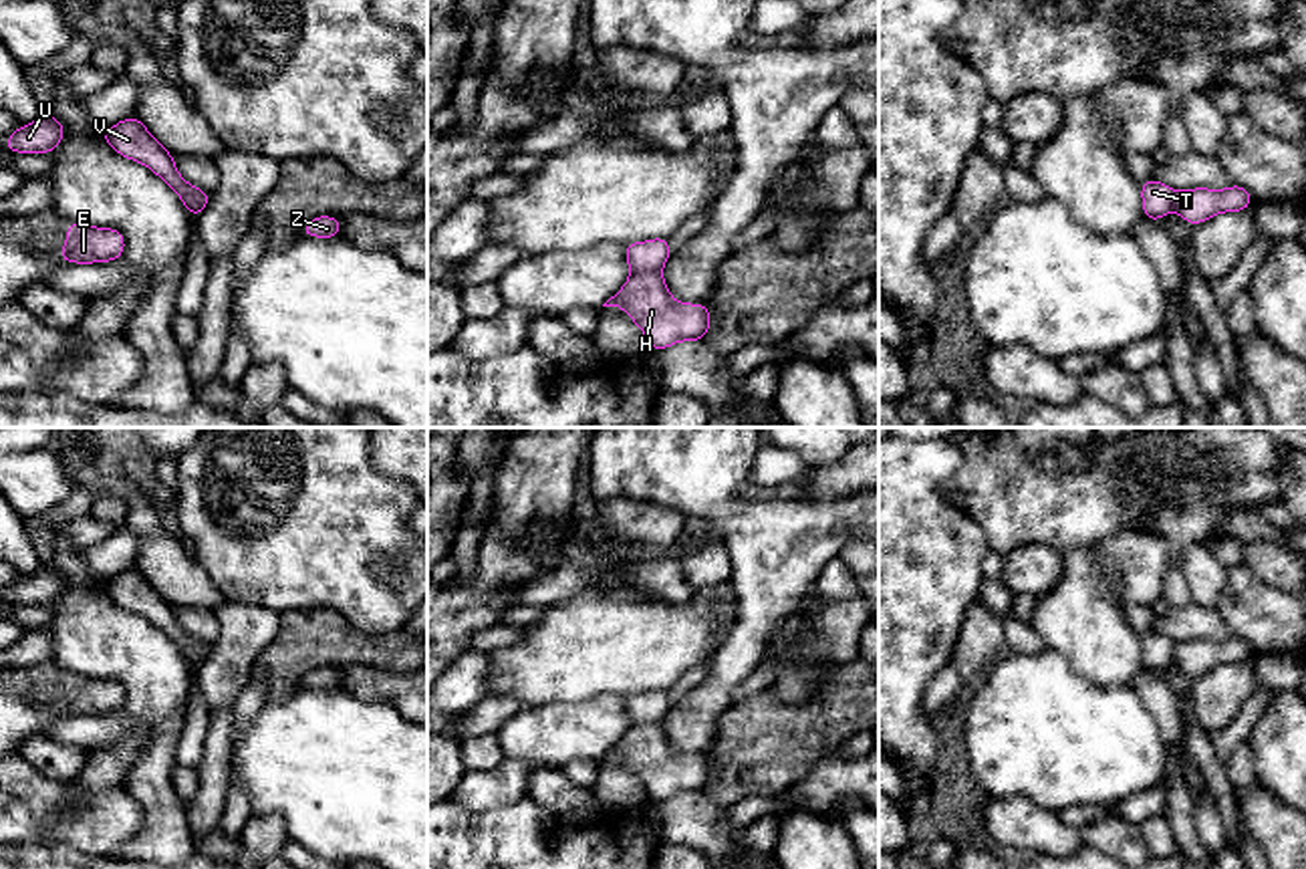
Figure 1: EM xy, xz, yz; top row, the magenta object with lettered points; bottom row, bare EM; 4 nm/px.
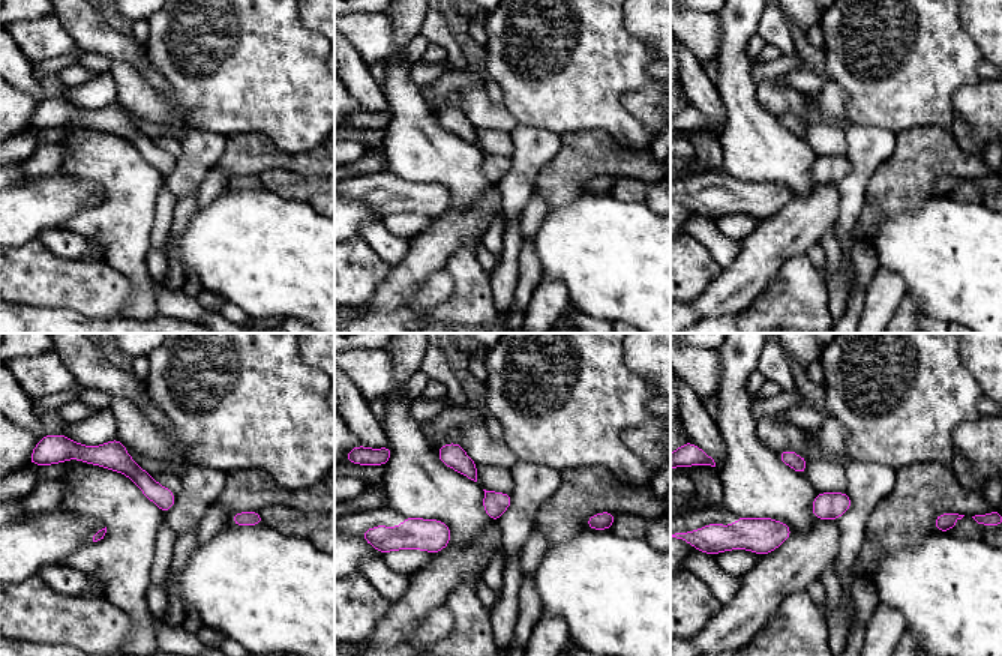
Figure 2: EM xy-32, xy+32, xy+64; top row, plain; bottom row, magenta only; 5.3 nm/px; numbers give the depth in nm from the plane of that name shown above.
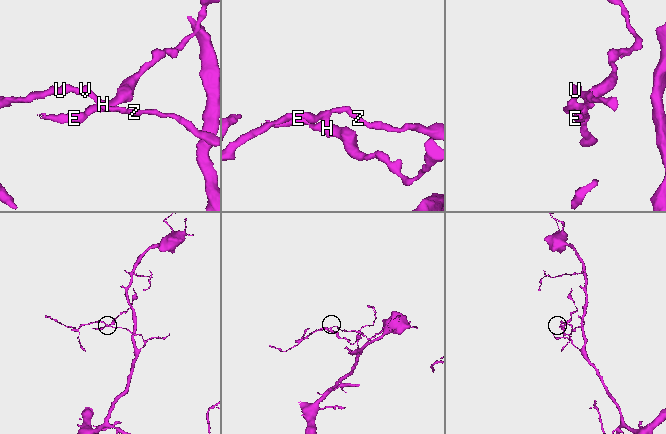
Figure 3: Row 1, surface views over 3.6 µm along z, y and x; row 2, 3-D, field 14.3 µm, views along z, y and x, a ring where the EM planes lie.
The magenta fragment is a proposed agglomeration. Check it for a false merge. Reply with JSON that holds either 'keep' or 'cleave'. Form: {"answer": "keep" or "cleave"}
{"answer": "cleave"}

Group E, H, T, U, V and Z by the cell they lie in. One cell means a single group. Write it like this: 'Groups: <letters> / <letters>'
Groups: E H / T U V Z

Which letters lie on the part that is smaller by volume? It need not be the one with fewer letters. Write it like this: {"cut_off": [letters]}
{"cut_off": ["E", "H"]}

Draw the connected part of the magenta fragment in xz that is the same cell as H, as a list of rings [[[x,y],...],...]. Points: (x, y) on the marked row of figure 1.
[[[659,270],[631,274],[603,306],[621,306],[655,351],[681,341],[703,341],[711,327],[709,308],[677,302]]]

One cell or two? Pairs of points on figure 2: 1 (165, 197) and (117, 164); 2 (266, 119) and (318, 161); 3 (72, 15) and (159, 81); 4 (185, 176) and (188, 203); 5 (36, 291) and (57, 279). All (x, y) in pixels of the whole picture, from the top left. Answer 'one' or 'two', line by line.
1: two
2: two
3: one
4: two
5: one

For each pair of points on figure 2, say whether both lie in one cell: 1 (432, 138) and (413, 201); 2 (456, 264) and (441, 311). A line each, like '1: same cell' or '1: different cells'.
1: different cells
2: same cell

